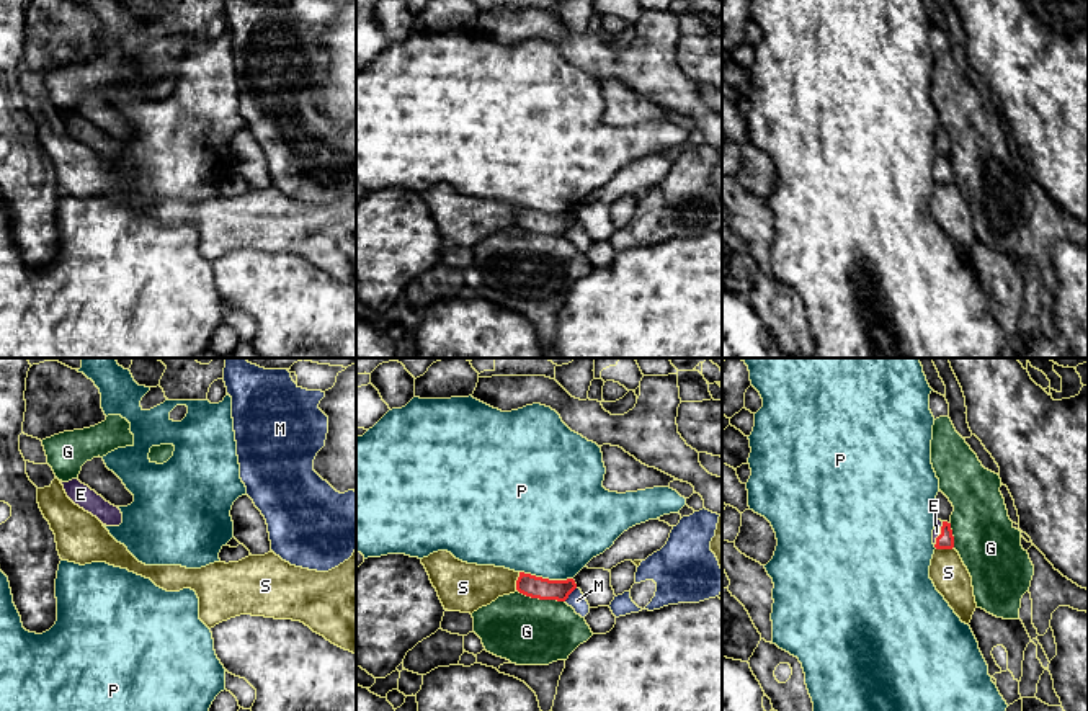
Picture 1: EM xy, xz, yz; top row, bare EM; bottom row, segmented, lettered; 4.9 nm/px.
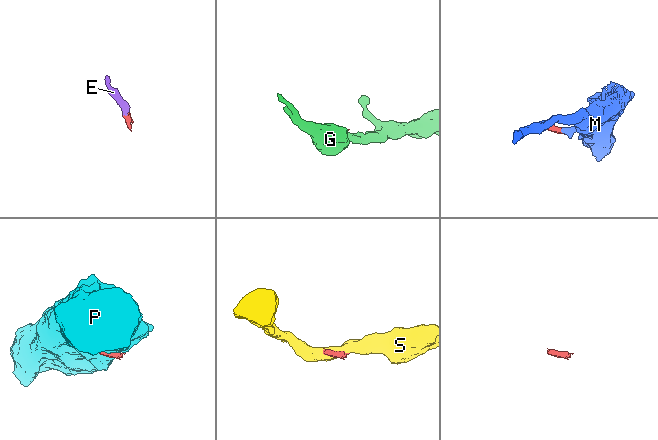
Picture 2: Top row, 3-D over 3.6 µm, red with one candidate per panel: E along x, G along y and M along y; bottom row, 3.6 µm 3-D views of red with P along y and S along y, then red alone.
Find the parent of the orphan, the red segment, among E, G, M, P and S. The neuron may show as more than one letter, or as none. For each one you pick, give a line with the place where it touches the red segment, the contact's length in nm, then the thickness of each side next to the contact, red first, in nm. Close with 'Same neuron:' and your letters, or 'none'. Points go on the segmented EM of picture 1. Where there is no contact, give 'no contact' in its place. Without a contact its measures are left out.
E: meets red in yz at (941, 533); contact 130 nm long; 80 nm thick on the red side, 50 nm on the other
Same neuron: E

